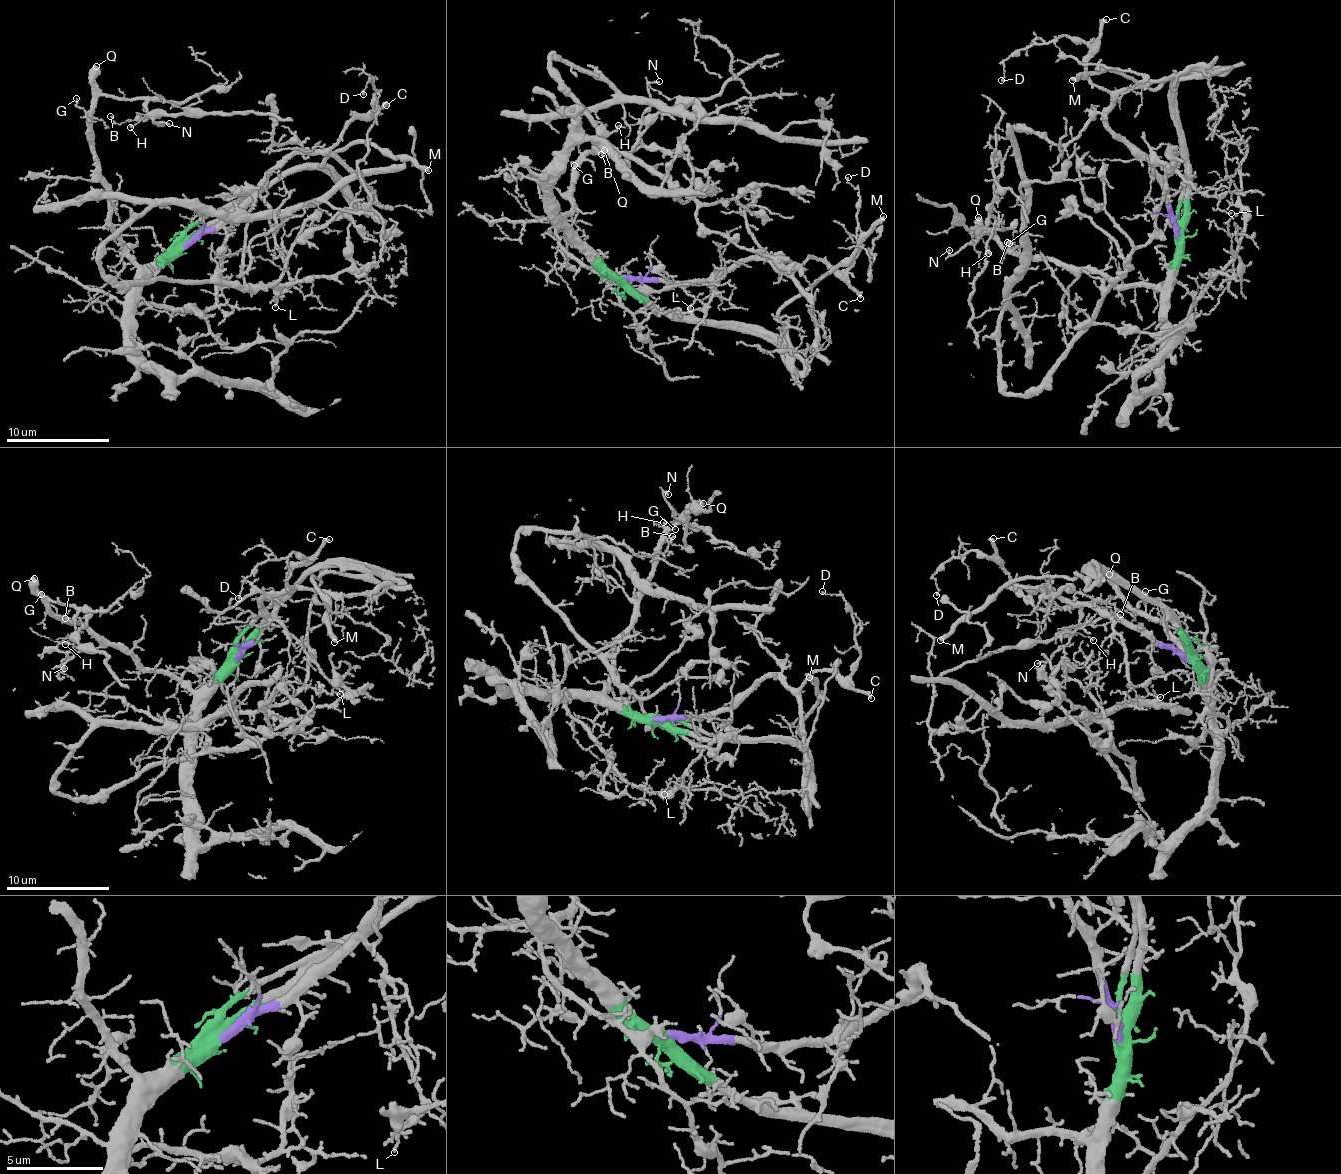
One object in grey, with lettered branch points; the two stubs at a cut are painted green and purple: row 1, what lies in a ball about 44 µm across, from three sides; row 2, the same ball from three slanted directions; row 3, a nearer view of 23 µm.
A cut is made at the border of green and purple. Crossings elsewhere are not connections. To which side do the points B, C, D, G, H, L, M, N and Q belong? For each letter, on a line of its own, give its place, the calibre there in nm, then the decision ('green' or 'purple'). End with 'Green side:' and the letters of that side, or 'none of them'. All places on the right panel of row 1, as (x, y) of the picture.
B: place (1007, 242); calibre 100 nm; green
C: place (1106, 19); calibre 280 nm; purple
D: place (1001, 80); calibre 120 nm; purple
G: place (1009, 243); calibre 120 nm; green
H: place (988, 253); calibre 110 nm; green
L: place (1231, 213); calibre 110 nm; purple
M: place (1072, 80); calibre 360 nm; green
N: place (949, 250); calibre 130 nm; green
Q: place (978, 217); calibre 550 nm; green
Green side: B, G, H, M, N, Q

